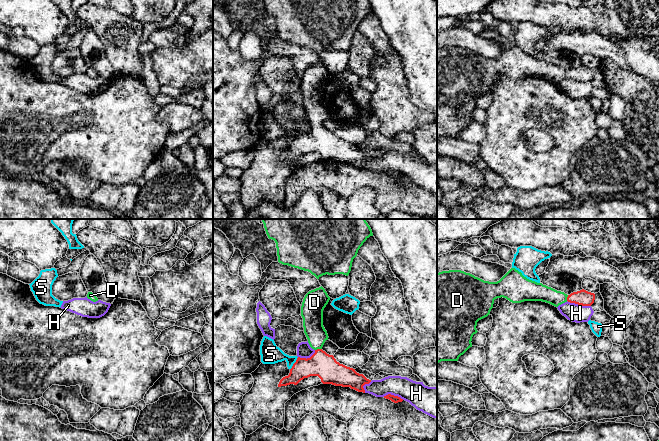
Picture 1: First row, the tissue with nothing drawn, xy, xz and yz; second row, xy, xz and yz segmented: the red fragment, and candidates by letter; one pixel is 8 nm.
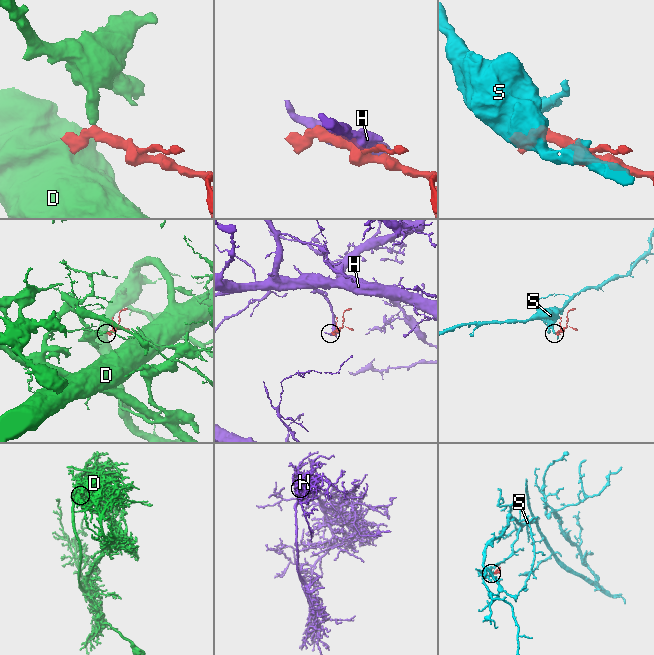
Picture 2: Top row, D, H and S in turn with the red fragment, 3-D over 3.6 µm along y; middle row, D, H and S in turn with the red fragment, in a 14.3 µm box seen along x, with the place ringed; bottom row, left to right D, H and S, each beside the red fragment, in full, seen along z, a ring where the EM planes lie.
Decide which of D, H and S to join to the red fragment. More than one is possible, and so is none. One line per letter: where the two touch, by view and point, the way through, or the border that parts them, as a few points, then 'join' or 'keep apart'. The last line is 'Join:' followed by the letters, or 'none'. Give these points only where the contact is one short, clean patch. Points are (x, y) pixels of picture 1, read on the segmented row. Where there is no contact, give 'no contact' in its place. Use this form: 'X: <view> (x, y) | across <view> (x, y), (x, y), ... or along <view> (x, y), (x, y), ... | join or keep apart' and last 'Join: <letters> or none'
D: xz (318, 349) | across xz (321, 364), (318, 349), (314, 330) | join
H: yz (579, 304) | keep apart
S: xz (294, 363) | along xz (298, 357), (290, 369) | keep apart
Join: D

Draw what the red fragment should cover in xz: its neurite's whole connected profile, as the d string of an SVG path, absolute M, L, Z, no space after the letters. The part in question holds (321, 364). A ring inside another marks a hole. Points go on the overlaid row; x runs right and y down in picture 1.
M322 286L305 295L301 306L301 316L304 333L315 353L307 359L298 357L289 375L280 380L278 387L297 385L304 378L318 376L323 384L350 387L365 393L363 386L369 384L371 380L357 373L355 369L340 364L333 355L322 350L325 341L329 338L323 326L323 310L329 300L330 297Z

